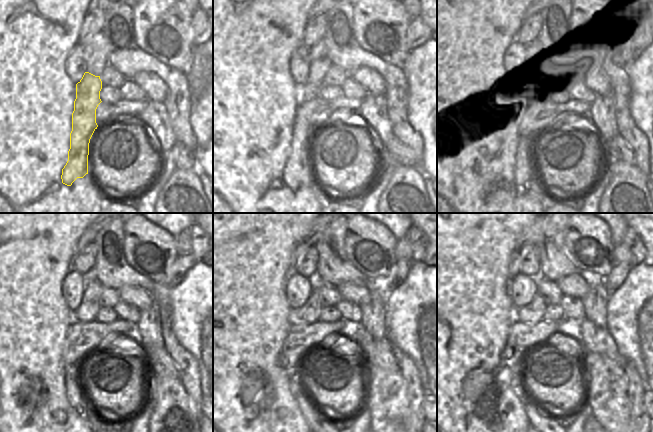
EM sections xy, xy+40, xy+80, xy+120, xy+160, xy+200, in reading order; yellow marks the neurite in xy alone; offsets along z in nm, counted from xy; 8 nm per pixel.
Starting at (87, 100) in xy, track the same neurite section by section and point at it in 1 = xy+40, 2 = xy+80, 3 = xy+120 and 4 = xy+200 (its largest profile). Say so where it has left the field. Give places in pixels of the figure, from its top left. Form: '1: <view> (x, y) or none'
1: xy+40 (297, 172)
2: xy+80 (524, 176)
3: xy+120 (74, 394)
4: xy+200 (535, 415)

